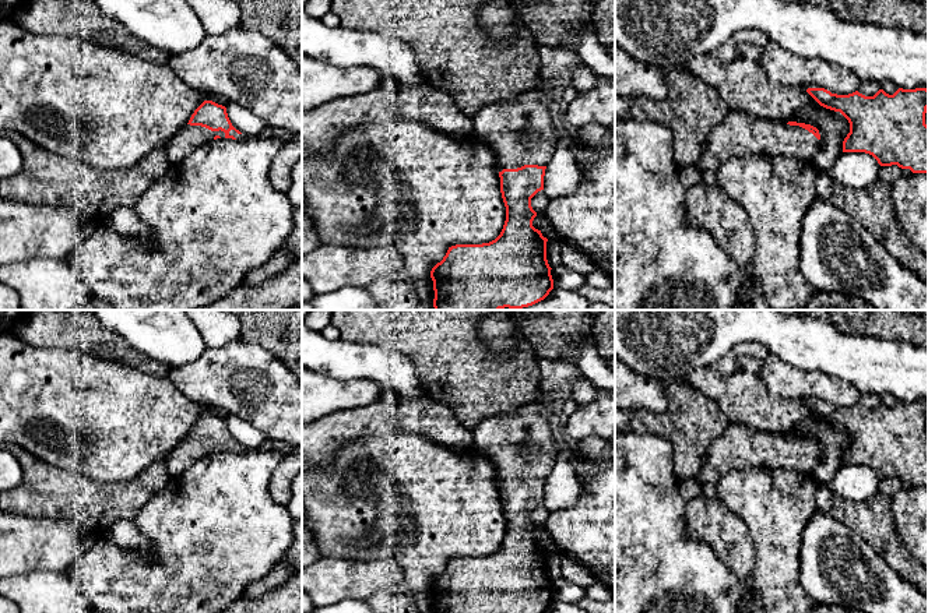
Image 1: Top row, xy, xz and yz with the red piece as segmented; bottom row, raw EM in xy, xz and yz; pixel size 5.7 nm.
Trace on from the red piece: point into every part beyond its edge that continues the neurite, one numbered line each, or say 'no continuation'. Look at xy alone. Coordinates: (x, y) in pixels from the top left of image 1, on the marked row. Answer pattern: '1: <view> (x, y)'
1: xy (189, 137)

